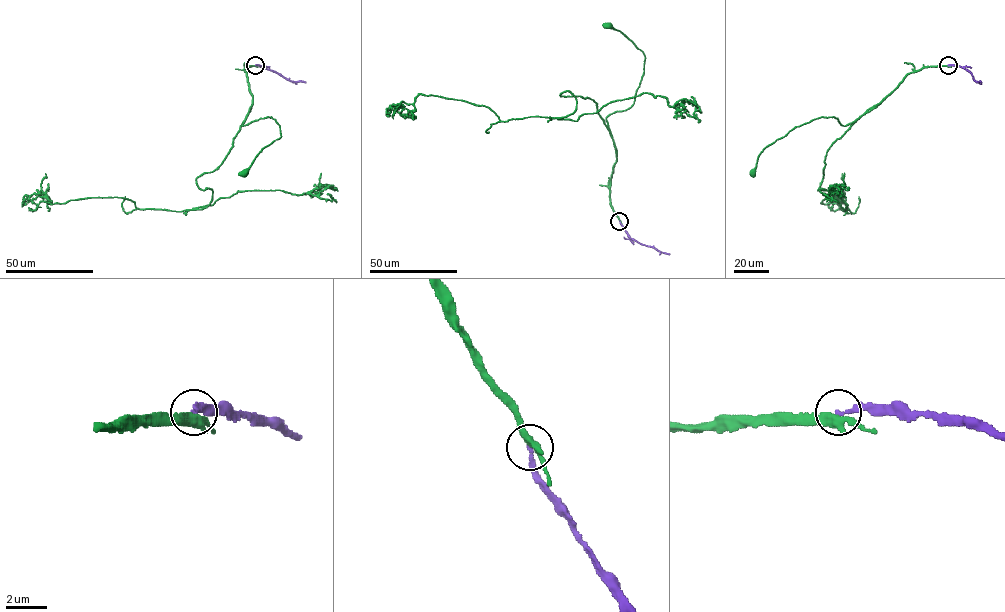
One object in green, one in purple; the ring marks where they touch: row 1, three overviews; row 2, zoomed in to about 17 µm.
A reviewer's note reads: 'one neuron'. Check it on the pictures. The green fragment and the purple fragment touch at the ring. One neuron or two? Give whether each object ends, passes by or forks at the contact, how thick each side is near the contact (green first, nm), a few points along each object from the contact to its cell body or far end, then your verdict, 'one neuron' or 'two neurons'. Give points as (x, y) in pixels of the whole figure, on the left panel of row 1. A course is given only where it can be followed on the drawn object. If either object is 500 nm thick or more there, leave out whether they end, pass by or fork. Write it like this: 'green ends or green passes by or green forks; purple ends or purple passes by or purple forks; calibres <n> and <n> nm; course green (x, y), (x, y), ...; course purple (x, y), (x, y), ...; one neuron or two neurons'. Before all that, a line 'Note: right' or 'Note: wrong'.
Note: wrong
green passes by; purple ends; calibres 400 and 200 nm; course green (256, 65), (245, 67), (252, 103), (242, 126), (271, 117), (279, 125), (281, 136), (262, 149), (244, 173); course purple (256, 65), (291, 81), (305, 82); two neurons

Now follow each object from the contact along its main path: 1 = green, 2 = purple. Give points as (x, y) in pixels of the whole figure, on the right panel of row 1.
1: (947, 65), (908, 73), (880, 103), (845, 126), (836, 118), (821, 117), (795, 126), (763, 149), (752, 173)
2: (947, 65), (963, 67), (981, 82)

